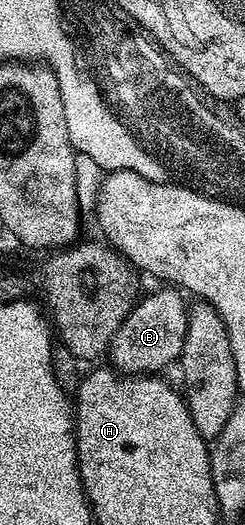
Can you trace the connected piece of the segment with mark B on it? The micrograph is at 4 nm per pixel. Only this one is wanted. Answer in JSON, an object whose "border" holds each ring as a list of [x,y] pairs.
{"border":[[[162,289],[166,290],[158,290],[147,298],[145,295],[122,321],[122,327],[119,328],[122,333],[122,366],[117,370],[119,374],[154,376],[162,372],[165,366],[173,362],[175,365],[181,359],[188,328],[188,302],[177,289]]]}

